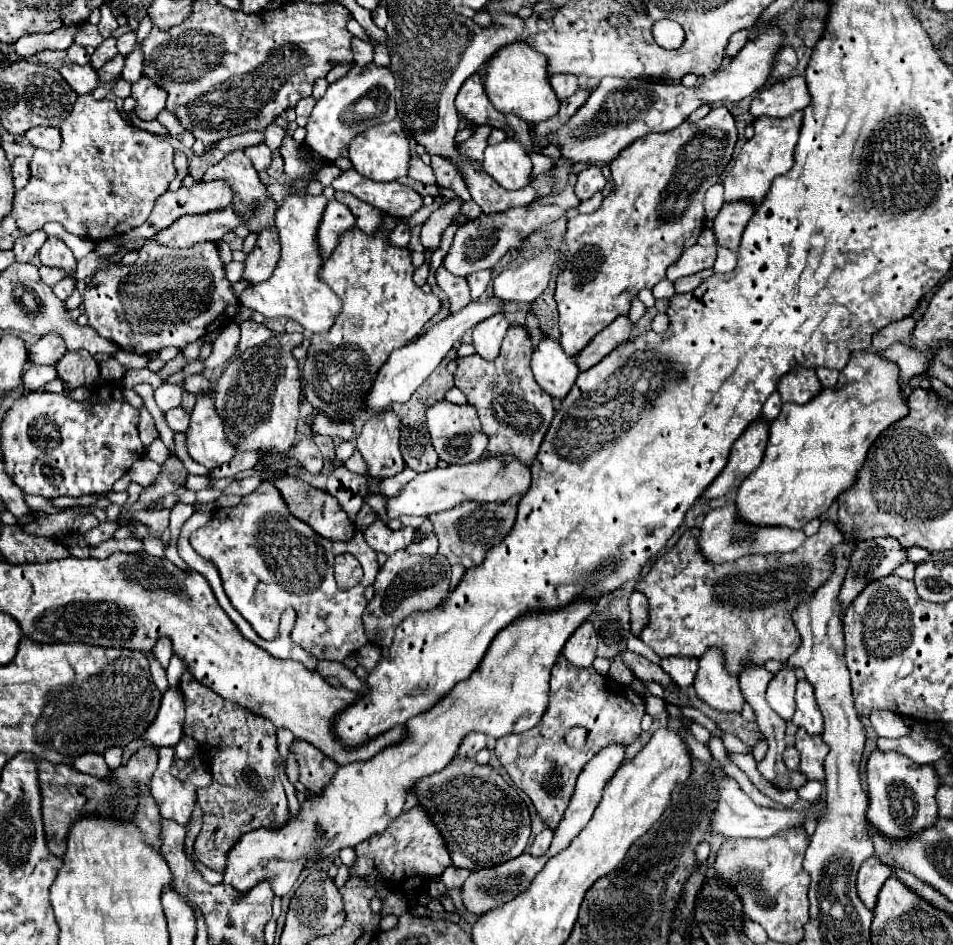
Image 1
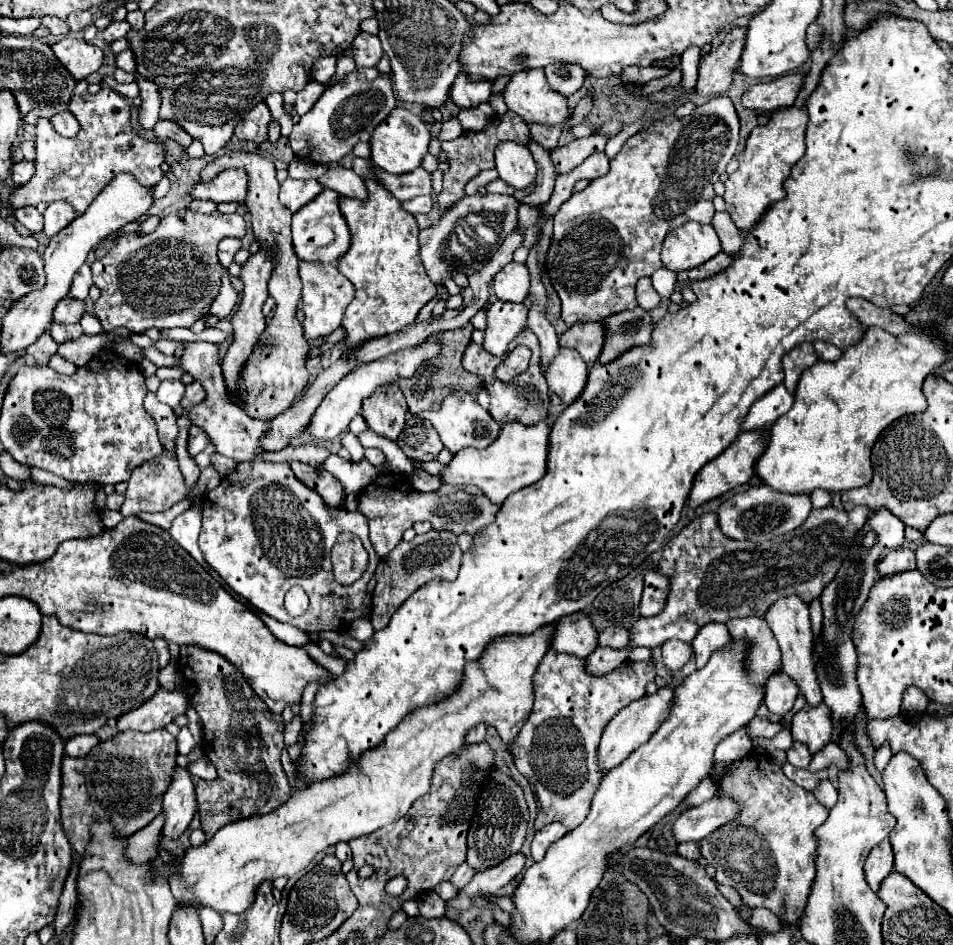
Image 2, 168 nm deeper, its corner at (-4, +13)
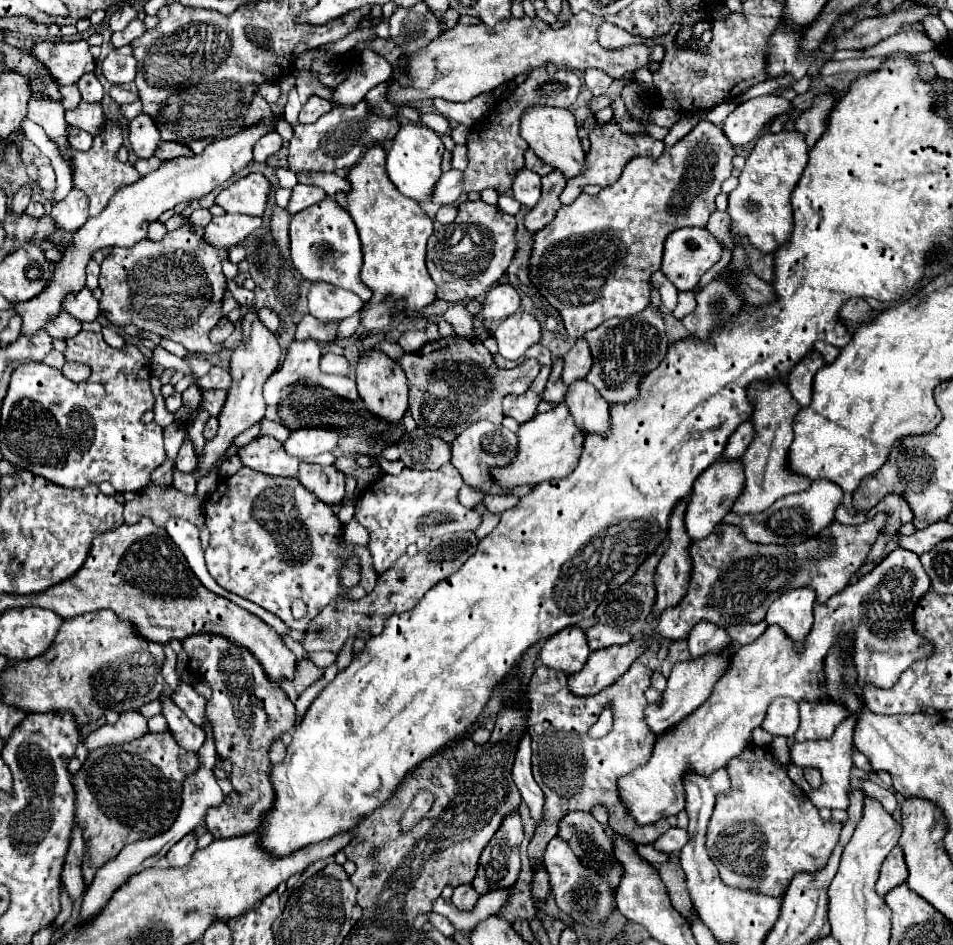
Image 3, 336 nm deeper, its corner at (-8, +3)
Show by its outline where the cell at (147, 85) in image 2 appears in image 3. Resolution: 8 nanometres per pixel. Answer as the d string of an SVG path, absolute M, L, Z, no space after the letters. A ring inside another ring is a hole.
M139 114L135 120L129 121L129 142L139 158L151 158L159 140L159 130L149 114Z

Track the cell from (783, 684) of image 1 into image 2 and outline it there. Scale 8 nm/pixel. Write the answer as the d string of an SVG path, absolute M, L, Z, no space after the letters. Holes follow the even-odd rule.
M785 672L769 678L765 686L765 706L771 714L783 718L793 708L795 698L797 698L797 686Z

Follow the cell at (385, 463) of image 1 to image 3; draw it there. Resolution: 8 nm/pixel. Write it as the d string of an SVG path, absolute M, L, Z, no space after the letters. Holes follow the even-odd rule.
M365 350L357 362L355 376L357 376L357 390L365 408L377 418L385 420L387 424L401 426L401 420L407 412L407 380L401 366L389 360L385 354L379 354L377 350Z

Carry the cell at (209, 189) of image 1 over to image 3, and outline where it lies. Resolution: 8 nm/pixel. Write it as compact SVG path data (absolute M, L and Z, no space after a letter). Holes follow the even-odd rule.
M249 174L239 178L231 186L223 188L215 204L219 204L229 214L251 214L261 216L265 212L269 194L269 180L263 174Z

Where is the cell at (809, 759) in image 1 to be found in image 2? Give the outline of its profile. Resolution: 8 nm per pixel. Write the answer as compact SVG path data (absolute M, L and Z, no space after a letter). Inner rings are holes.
M821 702L817 706L805 704L791 718L791 734L795 742L807 744L815 754L831 742L831 710Z

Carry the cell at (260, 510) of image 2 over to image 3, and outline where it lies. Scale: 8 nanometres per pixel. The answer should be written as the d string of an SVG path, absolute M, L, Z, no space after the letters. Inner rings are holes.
M241 468L235 476L223 478L217 490L207 498L205 520L211 532L211 542L205 550L205 562L213 580L221 588L241 598L247 598L253 604L265 608L267 612L279 616L291 630L307 632L307 626L311 624L311 620L335 596L341 594L343 588L339 588L337 574L349 554L355 554L361 558L363 572L361 572L359 586L347 590L347 596L351 600L359 600L359 598L365 598L375 588L377 574L375 574L375 568L371 566L371 550L367 550L367 546L343 544L345 524L337 518L331 506L327 506L325 502L319 502L319 498L315 498L315 494L311 494L297 478L269 476L269 474L255 472L251 468ZM295 598L303 598L309 608L303 620L293 620L291 616L291 602Z

